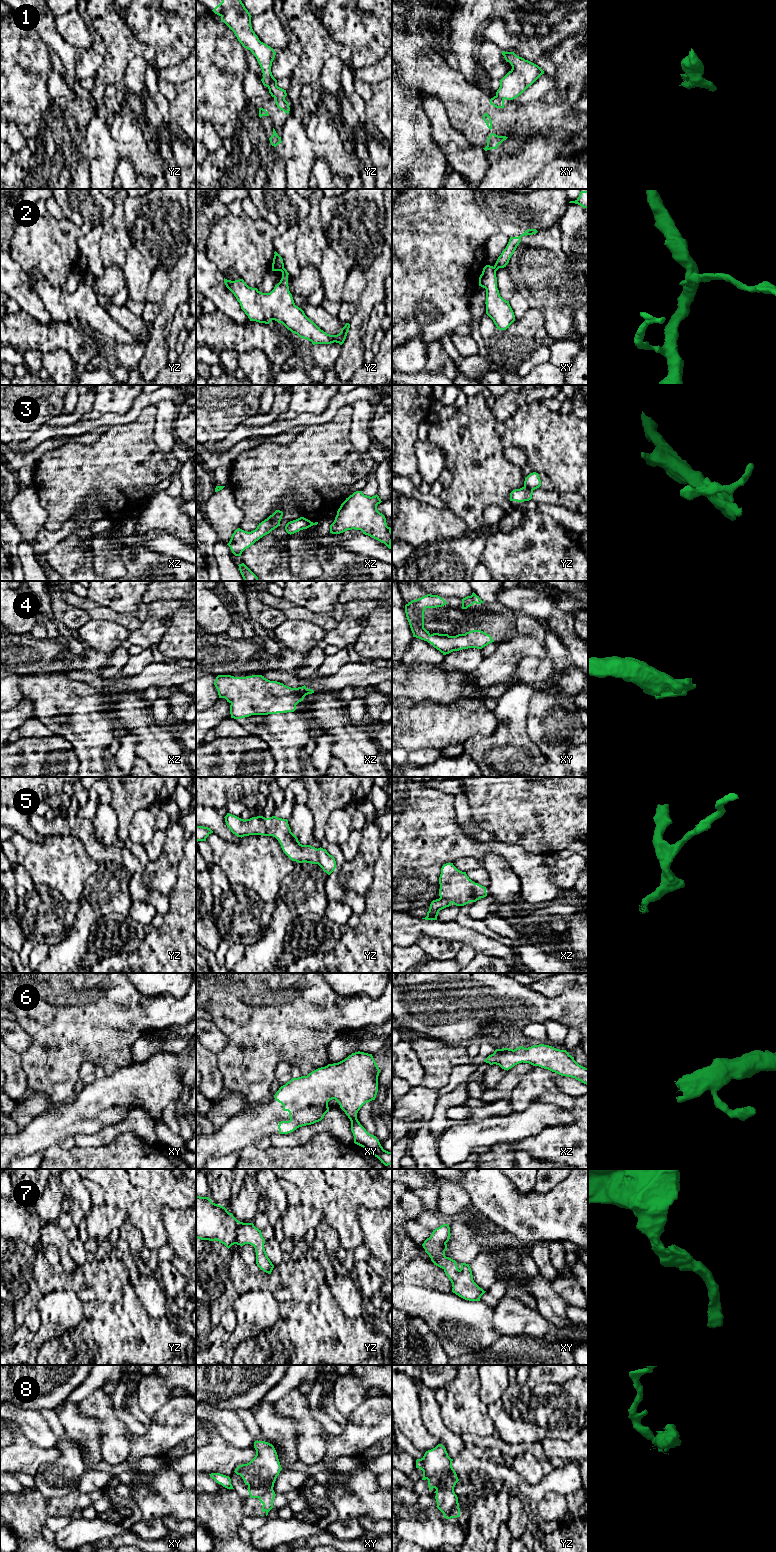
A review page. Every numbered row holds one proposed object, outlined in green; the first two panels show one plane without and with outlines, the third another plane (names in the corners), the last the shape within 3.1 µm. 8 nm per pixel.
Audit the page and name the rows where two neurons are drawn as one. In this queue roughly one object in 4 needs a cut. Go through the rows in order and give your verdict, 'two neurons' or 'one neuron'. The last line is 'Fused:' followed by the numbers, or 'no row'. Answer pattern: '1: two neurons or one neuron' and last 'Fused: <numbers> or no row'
1: two neurons
2: two neurons
3: two neurons
4: one neuron
5: one neuron
6: one neuron
7: one neuron
8: two neurons
Fused: 1, 2, 3, 8

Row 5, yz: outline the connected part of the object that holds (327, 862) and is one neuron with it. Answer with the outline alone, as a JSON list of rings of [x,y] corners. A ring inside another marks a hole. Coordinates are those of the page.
[[[227,813],[224,818],[227,827],[238,837],[273,836],[279,841],[283,852],[292,861],[318,864],[328,875],[336,868],[335,858],[326,849],[321,847],[317,849],[299,842],[296,835],[291,832],[287,819],[276,816],[270,818],[257,816],[244,820],[230,813]]]

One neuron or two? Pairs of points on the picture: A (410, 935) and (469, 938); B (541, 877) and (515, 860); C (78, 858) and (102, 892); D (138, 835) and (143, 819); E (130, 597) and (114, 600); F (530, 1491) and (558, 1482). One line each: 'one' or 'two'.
A: one
B: one
C: two
D: one
E: one
F: one

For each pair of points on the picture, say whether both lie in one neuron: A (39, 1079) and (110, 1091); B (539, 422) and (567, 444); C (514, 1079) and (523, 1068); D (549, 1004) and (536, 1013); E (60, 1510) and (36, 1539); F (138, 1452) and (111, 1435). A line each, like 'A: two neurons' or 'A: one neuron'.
A: two neurons
B: one neuron
C: one neuron
D: one neuron
E: one neuron
F: two neurons

